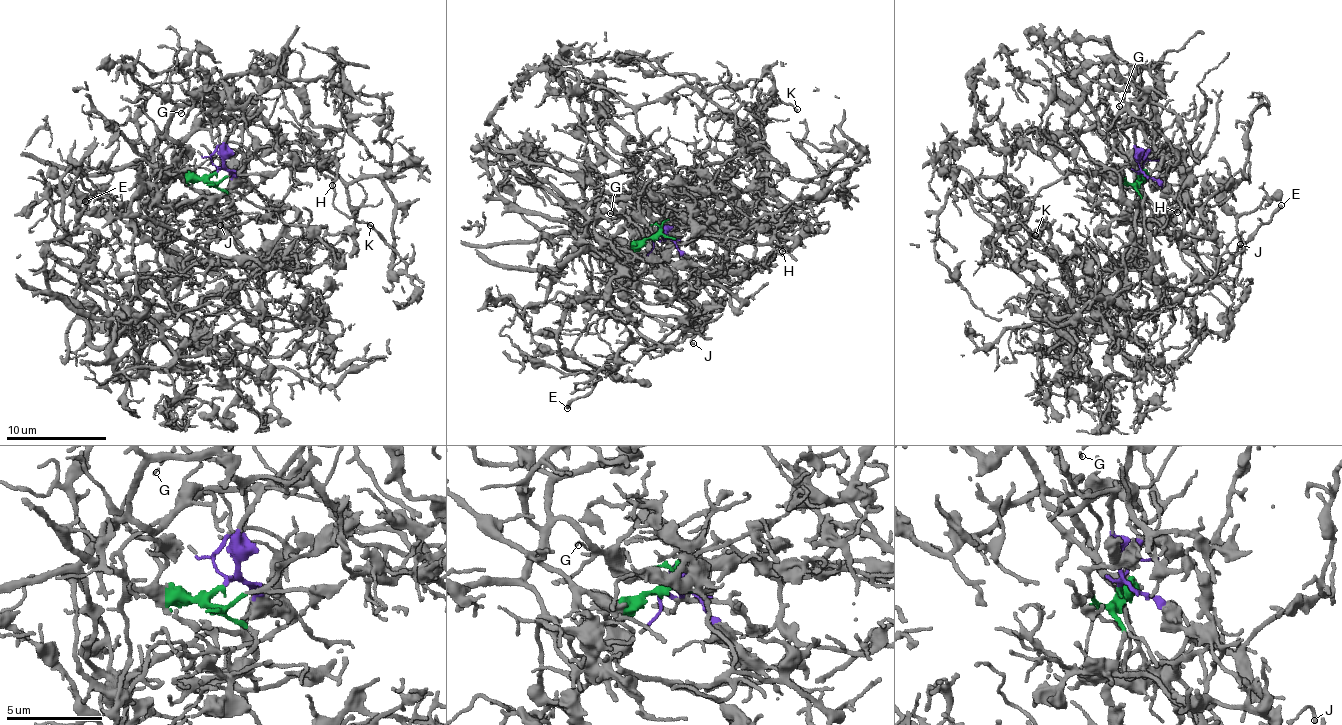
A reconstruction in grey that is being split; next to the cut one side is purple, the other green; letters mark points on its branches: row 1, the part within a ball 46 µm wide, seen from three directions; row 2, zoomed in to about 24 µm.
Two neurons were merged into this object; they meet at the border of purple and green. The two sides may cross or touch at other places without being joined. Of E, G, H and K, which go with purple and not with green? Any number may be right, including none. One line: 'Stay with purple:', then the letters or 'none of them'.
Stay with purple: E, G, H, K

